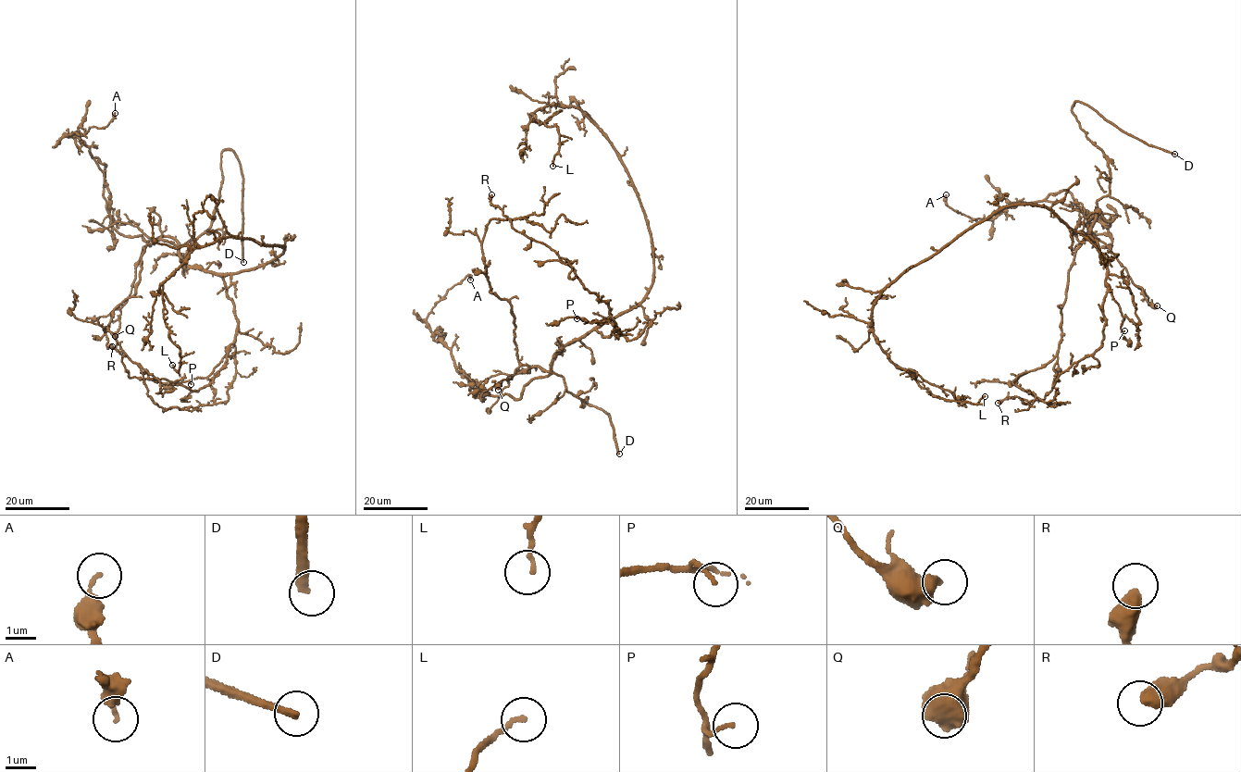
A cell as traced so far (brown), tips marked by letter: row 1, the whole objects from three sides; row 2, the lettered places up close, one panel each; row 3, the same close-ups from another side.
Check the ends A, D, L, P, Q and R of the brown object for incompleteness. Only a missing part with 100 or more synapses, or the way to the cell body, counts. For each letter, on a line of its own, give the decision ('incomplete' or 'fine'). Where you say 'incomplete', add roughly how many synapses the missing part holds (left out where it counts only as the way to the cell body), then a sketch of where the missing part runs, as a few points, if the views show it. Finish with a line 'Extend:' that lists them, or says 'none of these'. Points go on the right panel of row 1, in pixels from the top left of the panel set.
A: fine
D: incomplete
L: fine
P: fine
Q: fine
R: fine
Extend: D

